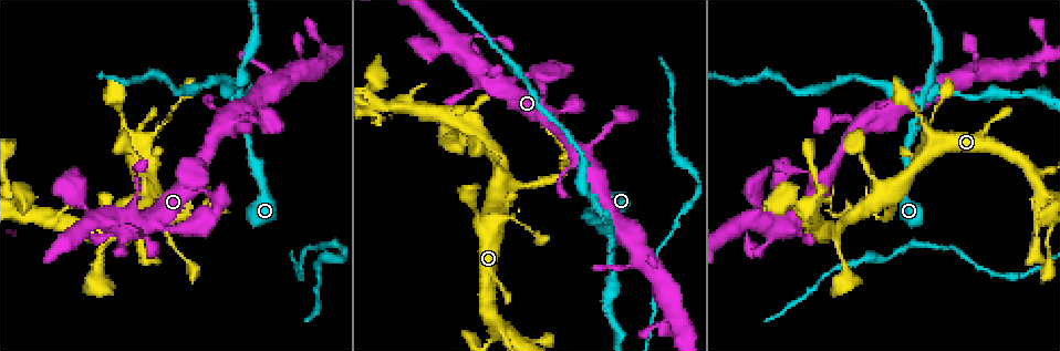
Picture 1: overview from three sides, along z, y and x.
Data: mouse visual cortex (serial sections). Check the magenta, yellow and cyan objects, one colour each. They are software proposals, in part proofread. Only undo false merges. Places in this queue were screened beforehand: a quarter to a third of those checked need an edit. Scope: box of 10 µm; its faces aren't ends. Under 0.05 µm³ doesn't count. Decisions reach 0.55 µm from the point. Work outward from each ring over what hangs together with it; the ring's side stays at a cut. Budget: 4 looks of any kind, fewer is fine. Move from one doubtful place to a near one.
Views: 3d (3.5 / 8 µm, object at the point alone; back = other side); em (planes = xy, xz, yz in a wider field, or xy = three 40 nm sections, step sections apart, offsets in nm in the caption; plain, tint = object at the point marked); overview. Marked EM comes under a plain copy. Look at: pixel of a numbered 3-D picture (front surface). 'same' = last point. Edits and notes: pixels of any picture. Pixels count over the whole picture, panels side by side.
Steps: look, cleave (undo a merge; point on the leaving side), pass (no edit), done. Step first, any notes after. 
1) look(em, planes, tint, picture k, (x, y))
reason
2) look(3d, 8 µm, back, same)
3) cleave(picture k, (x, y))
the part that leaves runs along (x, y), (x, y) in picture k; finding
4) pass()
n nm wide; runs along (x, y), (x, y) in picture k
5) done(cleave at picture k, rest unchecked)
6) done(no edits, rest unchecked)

look(3d, 3.5 µm, picture 1, (523, 183))
sudden change in width

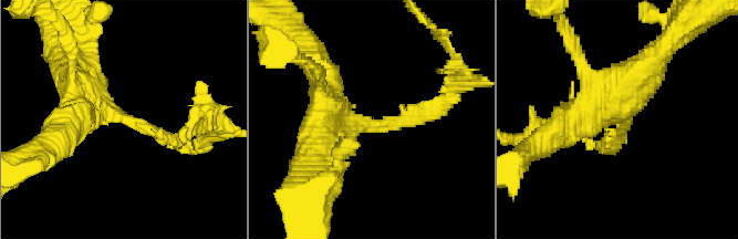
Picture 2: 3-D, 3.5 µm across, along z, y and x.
look(em, xy, step 2, tint, picture 2, (625, 123))
arms of 200, 450 nm

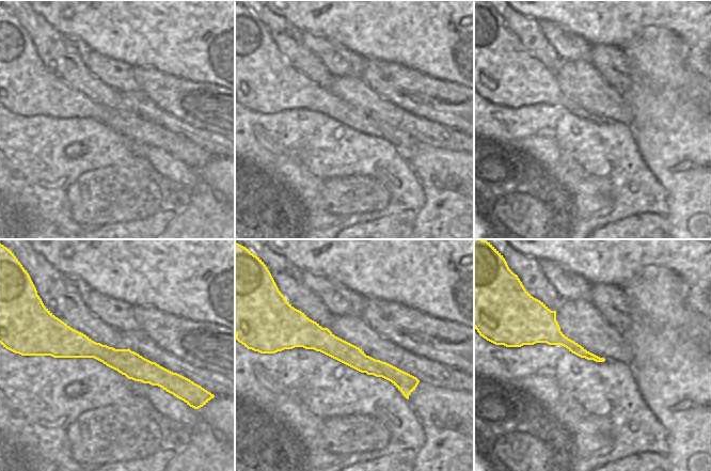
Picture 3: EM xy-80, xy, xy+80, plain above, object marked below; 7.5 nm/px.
cleave(picture 2, (426, 113))
the part that leaves runs along (392, 123), (449, 101), (459, 69) in picture 2; a second cell is stuck on

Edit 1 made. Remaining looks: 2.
look(3d, 8 µm, back, picture 1, (206, 190))
thin neck

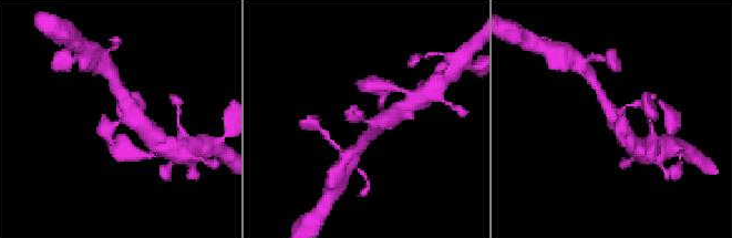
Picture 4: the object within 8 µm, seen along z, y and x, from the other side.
look(em, planes, tint, same)
now the EM

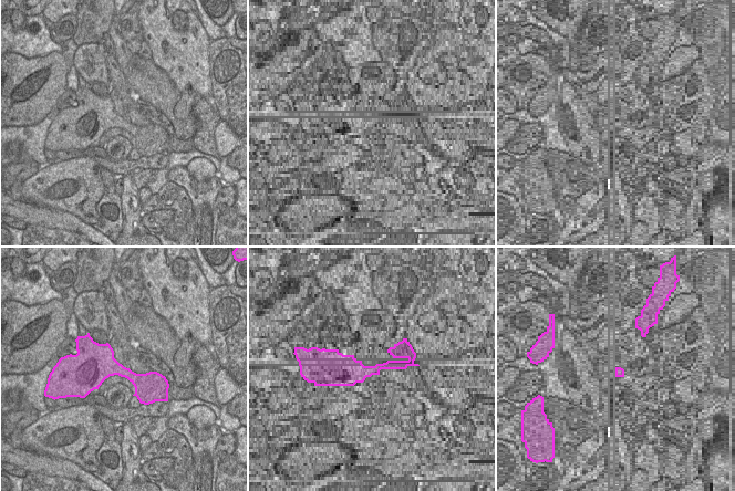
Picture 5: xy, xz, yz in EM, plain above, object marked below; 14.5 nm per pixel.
pass()
runs along (143, 126), (102, 116) in picture 4; continuous, no second cell

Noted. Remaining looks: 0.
done(cleave at picture 2, rest unchecked)

